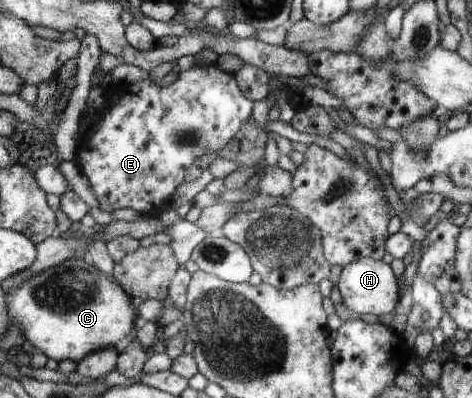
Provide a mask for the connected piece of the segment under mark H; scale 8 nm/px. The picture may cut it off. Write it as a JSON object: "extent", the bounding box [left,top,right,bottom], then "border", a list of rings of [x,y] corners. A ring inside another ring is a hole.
{"extent":[338,258,400,315],"border":[[[362,258],[352,264],[345,265],[341,271],[338,281],[342,305],[358,315],[362,313],[375,313],[384,315],[384,313],[394,313],[398,303],[400,303],[400,287],[394,271],[390,265],[384,263],[384,259],[375,260],[372,258]]]}

